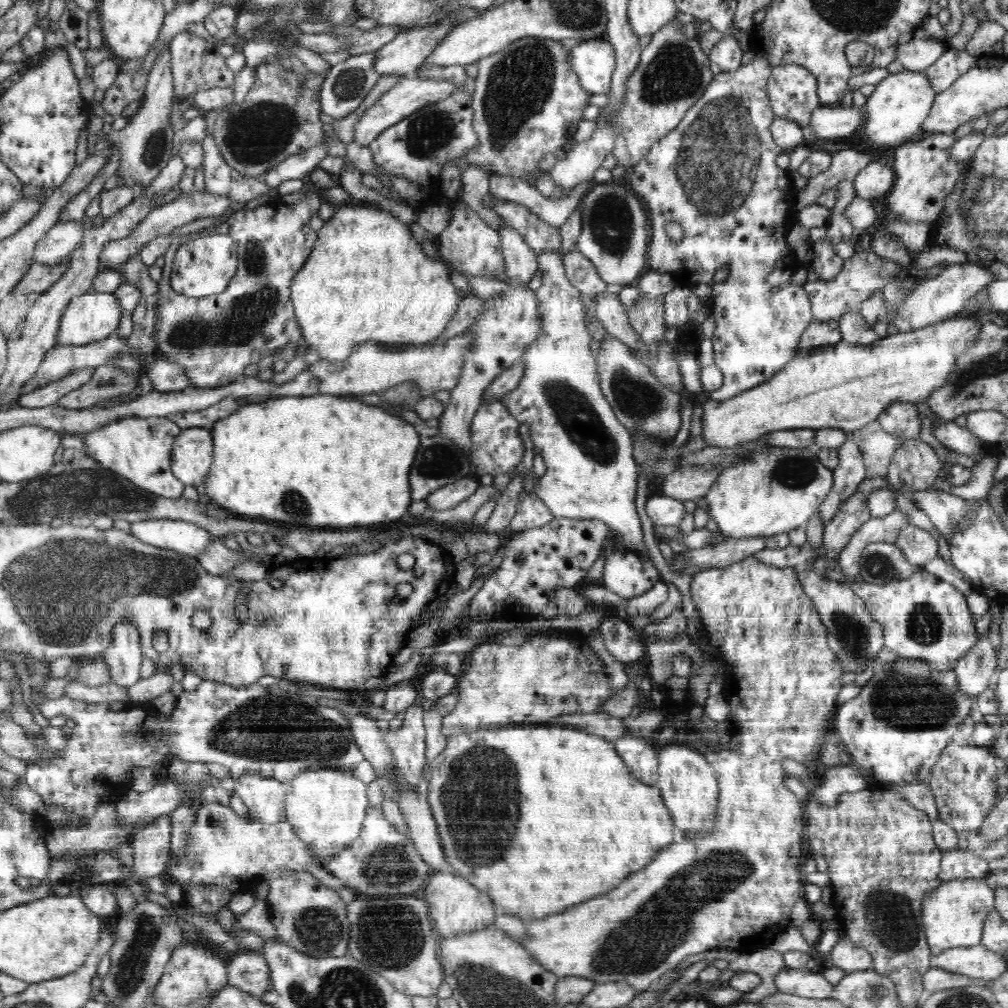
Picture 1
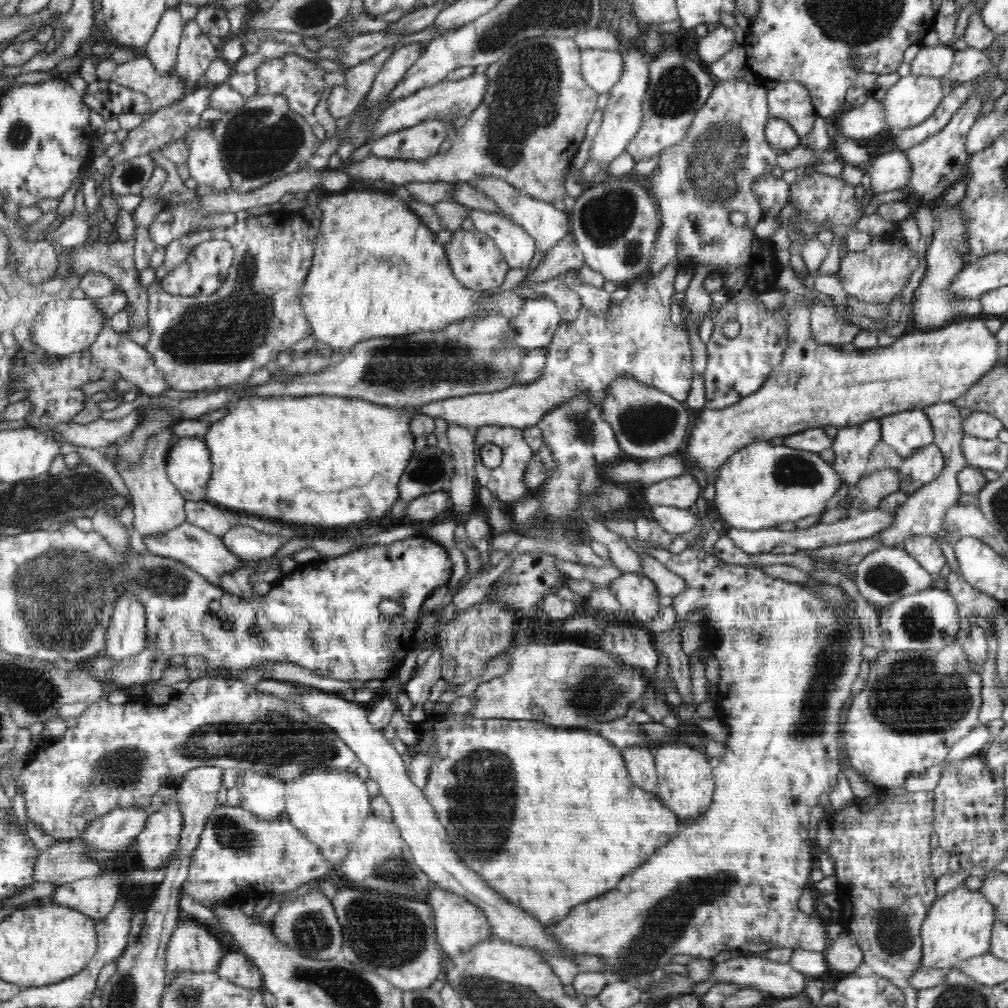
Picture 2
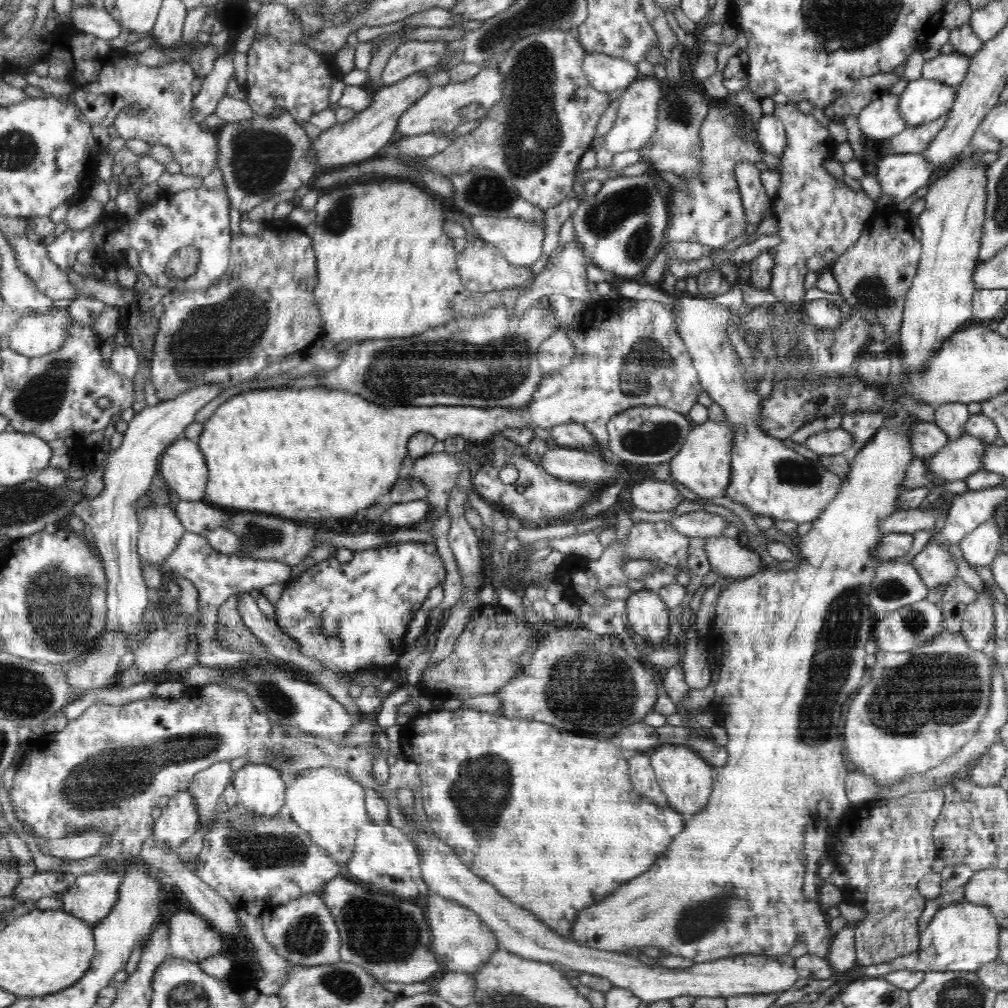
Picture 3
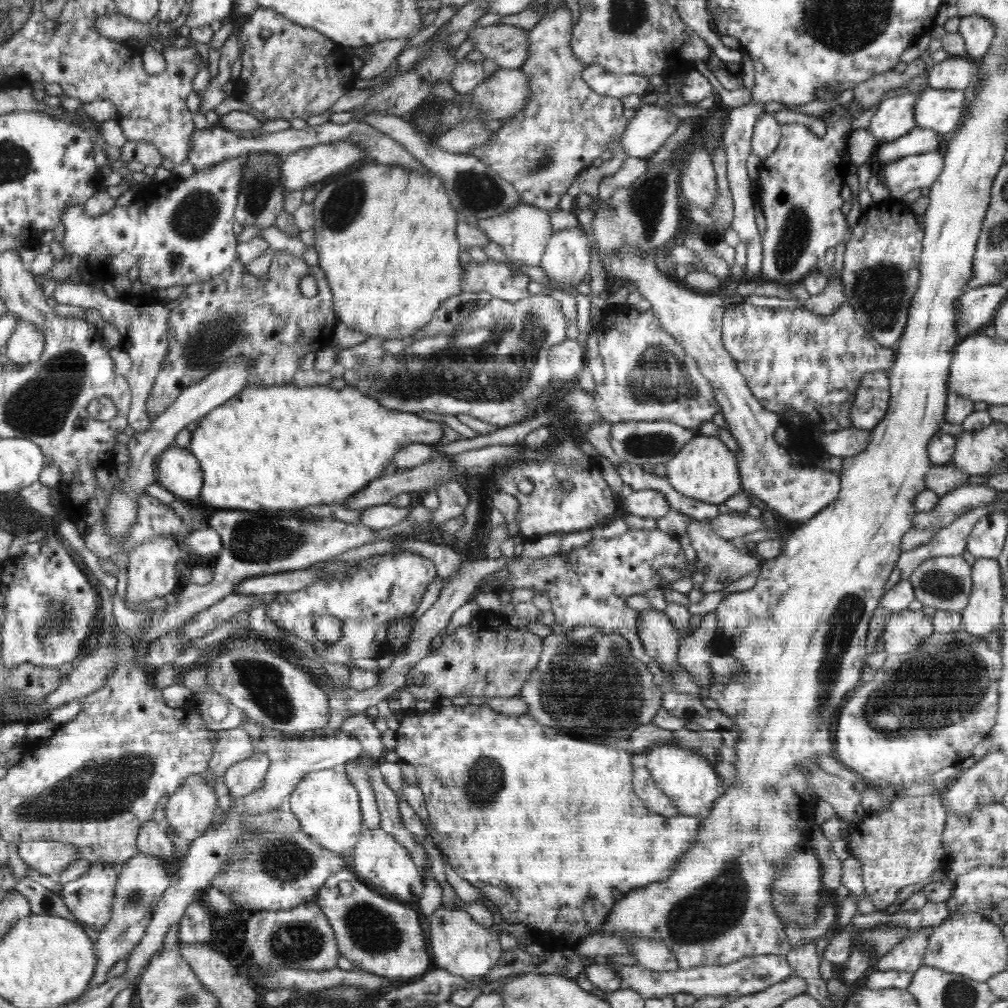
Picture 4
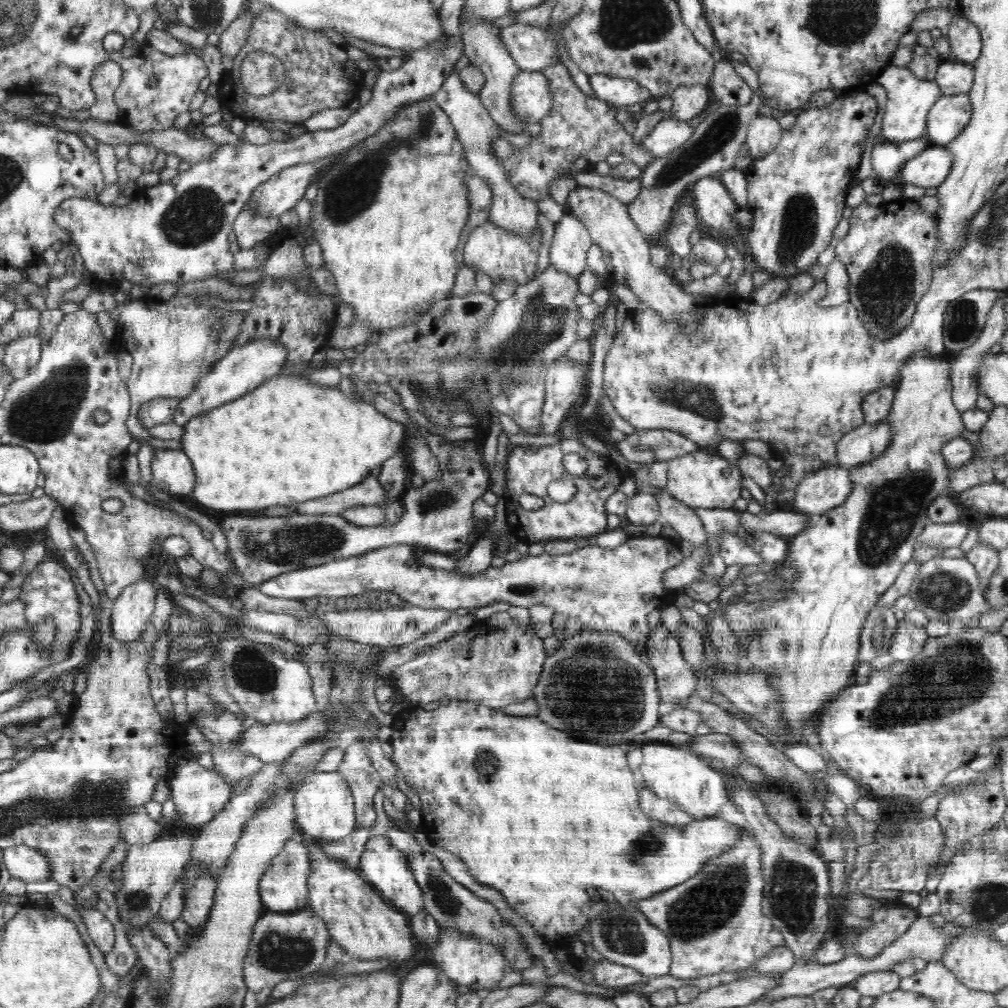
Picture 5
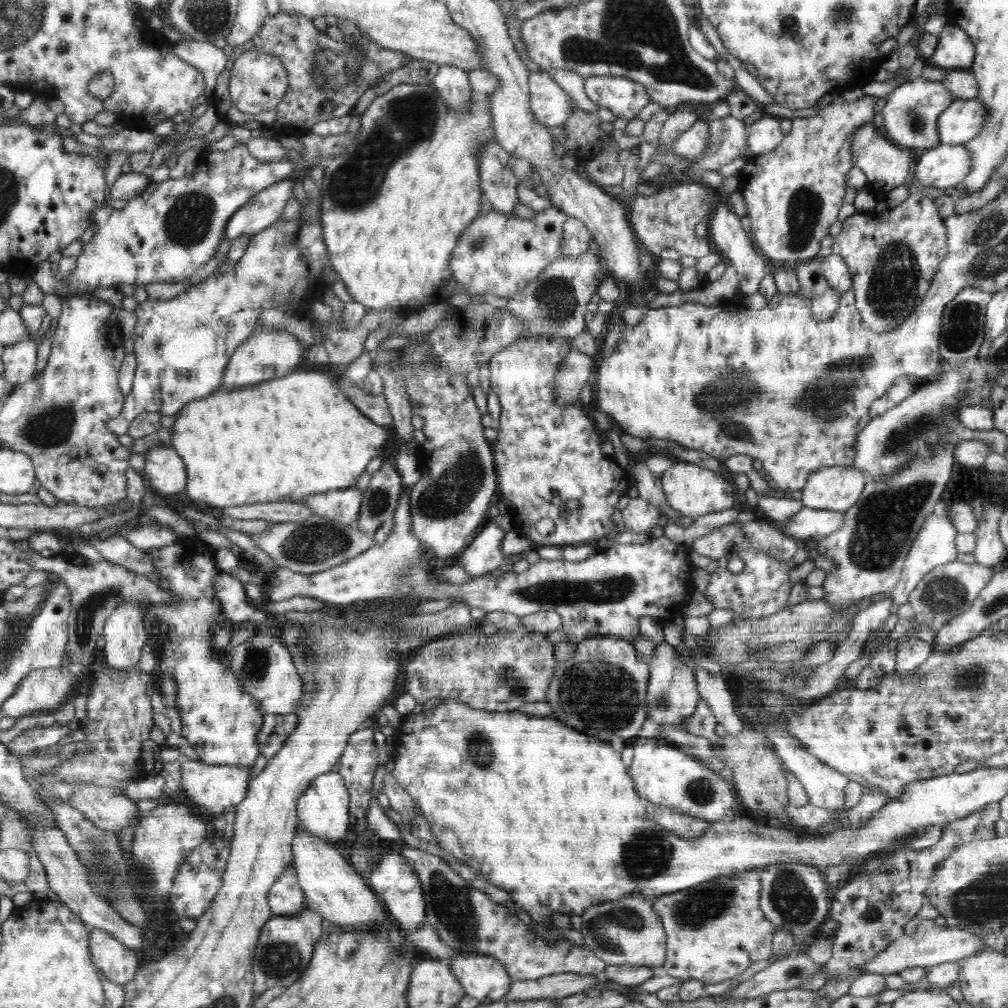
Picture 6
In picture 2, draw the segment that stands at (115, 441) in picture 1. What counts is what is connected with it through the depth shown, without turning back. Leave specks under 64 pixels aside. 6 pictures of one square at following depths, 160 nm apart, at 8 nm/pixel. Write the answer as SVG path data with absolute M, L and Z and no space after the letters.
M166 428L158 434L152 434L142 460L136 468L129 468L127 464L121 460L115 460L114 466L123 478L125 485L129 490L133 503L133 526L138 530L138 534L143 538L148 536L156 536L156 534L164 534L168 530L172 530L174 526L180 526L182 522L186 522L184 499L178 492L178 489L170 482L166 472L167 454L171 446L179 439L171 428Z

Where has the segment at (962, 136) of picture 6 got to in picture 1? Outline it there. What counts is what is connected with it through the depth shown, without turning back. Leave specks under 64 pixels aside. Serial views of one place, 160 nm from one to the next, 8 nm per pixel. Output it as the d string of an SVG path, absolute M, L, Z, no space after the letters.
M909 70L890 74L882 80L865 106L864 130L873 144L904 145L921 133L922 124L930 115L936 92L921 72Z

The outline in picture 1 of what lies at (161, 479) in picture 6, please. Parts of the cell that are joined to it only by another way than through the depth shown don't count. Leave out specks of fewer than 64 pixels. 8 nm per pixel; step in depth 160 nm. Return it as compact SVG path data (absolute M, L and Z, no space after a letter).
M188 428L174 439L171 456L171 471L184 486L194 486L199 494L206 494L205 480L210 472L213 458L213 438L207 428Z

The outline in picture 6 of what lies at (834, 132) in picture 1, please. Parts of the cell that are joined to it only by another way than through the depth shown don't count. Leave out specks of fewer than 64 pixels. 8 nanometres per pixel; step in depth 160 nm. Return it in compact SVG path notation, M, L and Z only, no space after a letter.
M919 77L901 84L887 96L887 100L882 114L890 142L914 153L934 149L941 144L938 118L955 102L944 84Z

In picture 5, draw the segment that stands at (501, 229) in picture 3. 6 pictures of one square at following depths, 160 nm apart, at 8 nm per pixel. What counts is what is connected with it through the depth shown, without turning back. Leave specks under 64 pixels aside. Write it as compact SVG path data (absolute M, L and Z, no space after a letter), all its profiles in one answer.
M454 71L452 74L448 74L448 78L444 80L441 90L434 94L433 100L450 118L473 174L485 180L491 190L492 204L488 210L490 213L488 221L519 236L534 234L534 230L539 229L537 224L537 218L540 215L538 213L539 206L535 200L524 198L514 189L514 185L510 183L508 175L504 173L504 166L494 155L493 143L501 138L500 130L498 130L486 109L484 109L478 94L467 90L462 83L462 79L460 79L459 72Z

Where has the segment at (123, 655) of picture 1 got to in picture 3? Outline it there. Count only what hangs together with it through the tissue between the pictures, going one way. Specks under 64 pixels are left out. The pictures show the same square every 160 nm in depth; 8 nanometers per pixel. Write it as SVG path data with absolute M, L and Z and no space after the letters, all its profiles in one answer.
M196 385L185 390L173 399L160 401L155 406L144 406L128 423L119 449L111 450L105 455L102 451L92 449L88 460L93 466L104 470L104 488L98 496L87 498L73 506L72 514L81 518L90 526L95 540L94 546L100 554L107 579L107 622L106 632L117 632L133 637L140 632L143 612L148 603L148 586L142 577L142 563L138 555L137 542L140 532L137 513L138 498L146 495L154 474L159 470L159 458L172 442L184 439L185 428L194 422L194 416L200 408L224 390L222 385Z

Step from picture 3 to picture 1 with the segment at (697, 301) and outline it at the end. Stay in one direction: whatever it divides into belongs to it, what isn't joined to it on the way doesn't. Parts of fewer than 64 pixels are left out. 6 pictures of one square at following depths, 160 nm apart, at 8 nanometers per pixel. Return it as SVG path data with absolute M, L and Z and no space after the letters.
M774 447L769 451L754 451L748 458L736 461L733 465L719 470L716 482L703 497L709 506L708 516L714 518L720 533L731 538L769 537L789 533L807 524L808 518L816 514L820 504L832 490L833 472L816 456L816 449L810 447Z

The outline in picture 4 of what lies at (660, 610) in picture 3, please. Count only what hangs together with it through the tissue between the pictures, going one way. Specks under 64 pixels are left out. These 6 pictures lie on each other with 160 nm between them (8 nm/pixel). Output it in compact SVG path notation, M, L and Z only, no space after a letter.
M653 607L649 611L638 612L639 638L646 654L656 660L665 674L672 675L678 668L678 632L664 611Z

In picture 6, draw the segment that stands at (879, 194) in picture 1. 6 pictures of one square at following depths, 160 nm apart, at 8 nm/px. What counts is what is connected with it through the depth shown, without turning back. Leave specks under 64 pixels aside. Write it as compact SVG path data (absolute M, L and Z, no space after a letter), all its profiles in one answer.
M940 144L934 149L916 153L915 176L920 179L920 183L934 188L946 189L956 187L964 178L970 174L972 158L970 152L964 145Z

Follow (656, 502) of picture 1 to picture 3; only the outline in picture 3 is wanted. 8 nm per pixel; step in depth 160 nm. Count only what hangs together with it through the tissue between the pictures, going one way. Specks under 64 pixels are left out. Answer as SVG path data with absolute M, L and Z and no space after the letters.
M704 510L690 511L674 517L670 524L678 532L692 538L717 537L723 535L728 526L723 517Z

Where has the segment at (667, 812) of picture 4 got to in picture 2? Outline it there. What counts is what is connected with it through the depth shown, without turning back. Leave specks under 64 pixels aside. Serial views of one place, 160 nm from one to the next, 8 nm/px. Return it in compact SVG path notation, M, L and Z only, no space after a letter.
M630 746L621 749L622 756L634 786L646 792L657 792L657 774L654 754L645 746Z

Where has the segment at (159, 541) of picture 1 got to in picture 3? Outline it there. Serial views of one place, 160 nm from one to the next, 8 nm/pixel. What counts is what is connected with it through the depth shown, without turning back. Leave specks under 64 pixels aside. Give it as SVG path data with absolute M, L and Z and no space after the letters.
M185 530L182 540L178 542L178 548L167 559L166 570L172 575L190 579L194 583L194 587L198 589L198 614L200 614L201 618L199 619L199 628L197 630L199 646L197 652L200 665L210 668L234 667L240 669L258 661L257 657L252 654L247 652L229 652L219 645L217 641L218 635L216 635L218 607L226 603L228 598L235 595L250 593L252 590L261 591L261 589L272 584L289 583L295 577L292 567L278 561L258 561L236 555L220 554L208 544L205 533L196 534Z

